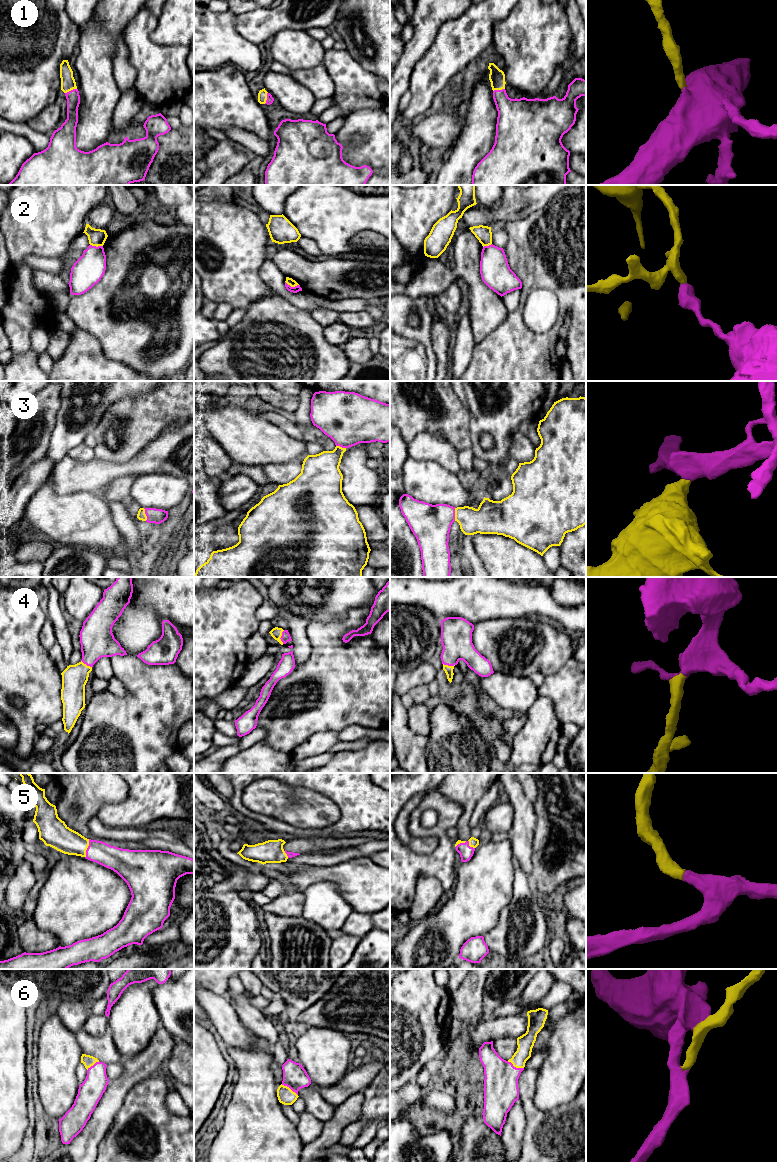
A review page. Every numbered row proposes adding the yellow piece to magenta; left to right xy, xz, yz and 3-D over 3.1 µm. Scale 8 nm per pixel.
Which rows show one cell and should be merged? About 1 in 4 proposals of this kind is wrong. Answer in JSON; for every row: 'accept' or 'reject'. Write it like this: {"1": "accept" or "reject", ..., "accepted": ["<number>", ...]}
{"1": "accept", "2": "reject", "3": "accept", "4": "accept", "5": "accept", "6": "accept", "accepted": ["1", "3", "4", "5", "6"]}

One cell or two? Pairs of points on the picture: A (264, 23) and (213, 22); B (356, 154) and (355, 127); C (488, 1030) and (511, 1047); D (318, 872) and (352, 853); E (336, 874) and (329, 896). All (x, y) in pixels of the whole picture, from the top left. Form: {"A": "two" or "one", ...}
{"A": "two", "B": "one", "C": "two", "D": "two", "E": "two"}

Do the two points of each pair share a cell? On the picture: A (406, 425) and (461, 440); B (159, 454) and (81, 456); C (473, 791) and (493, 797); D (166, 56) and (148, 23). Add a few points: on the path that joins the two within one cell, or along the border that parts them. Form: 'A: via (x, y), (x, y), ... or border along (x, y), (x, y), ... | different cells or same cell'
A: via (420, 424), (445, 424), (447, 426) | same cell
B: border along (70, 457), (81, 462), (89, 462), (94, 458) | different cells
C: border along (493, 783), (477, 802), (472, 815) | different cells
D: via (157, 52), (146, 41), (146, 32) | same cell

